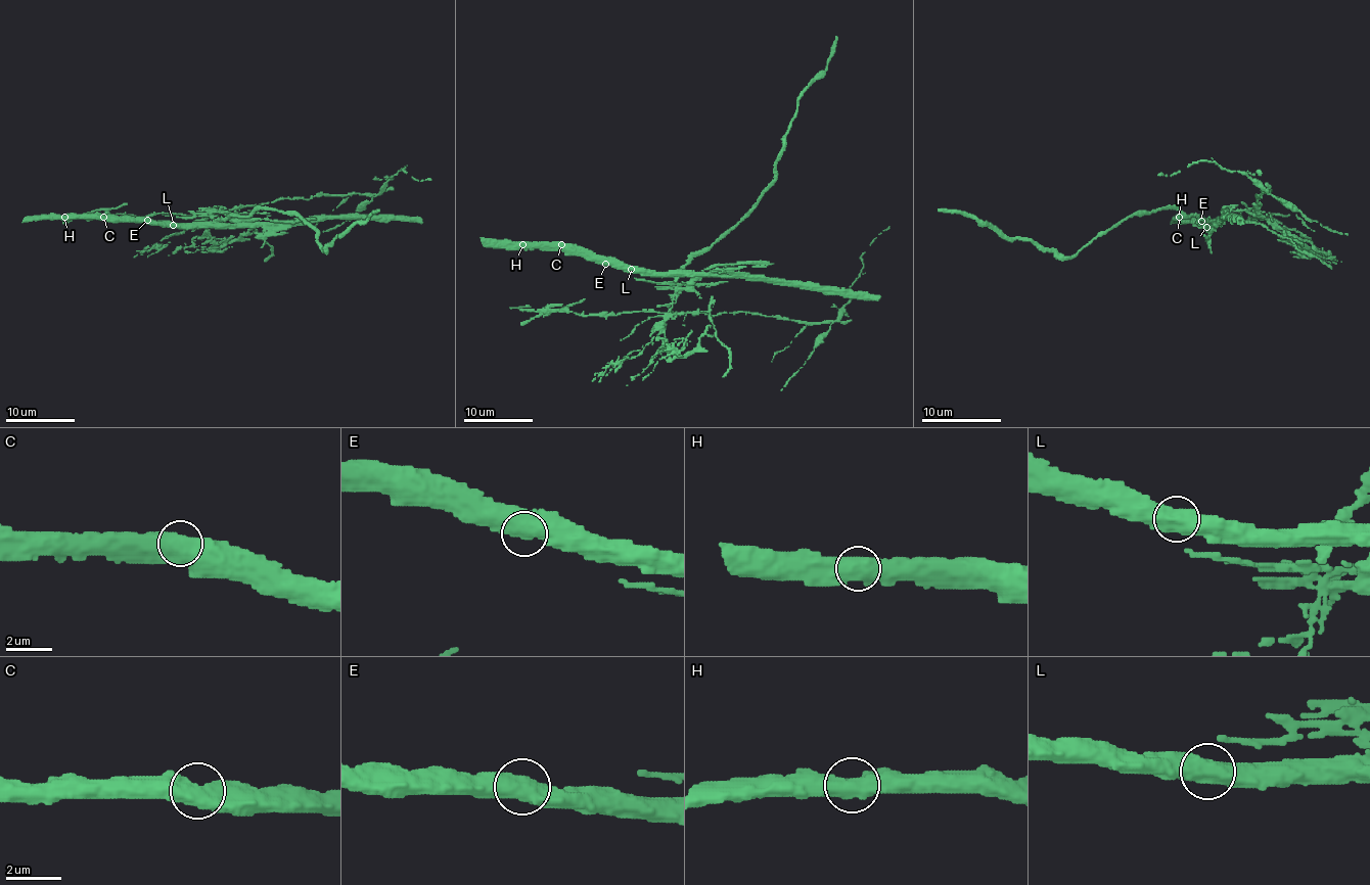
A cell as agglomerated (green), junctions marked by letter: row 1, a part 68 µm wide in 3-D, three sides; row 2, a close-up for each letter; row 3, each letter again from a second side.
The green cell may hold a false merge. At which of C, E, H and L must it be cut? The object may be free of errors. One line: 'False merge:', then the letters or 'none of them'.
False merge: L

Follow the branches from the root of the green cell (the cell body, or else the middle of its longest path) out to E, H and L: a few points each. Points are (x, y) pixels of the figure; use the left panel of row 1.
E: (211, 214), (215, 222), (153, 224), (147, 220)
H: (211, 214), (215, 222), (190, 224), (64, 217)
L: (211, 214), (215, 222), (173, 225)

